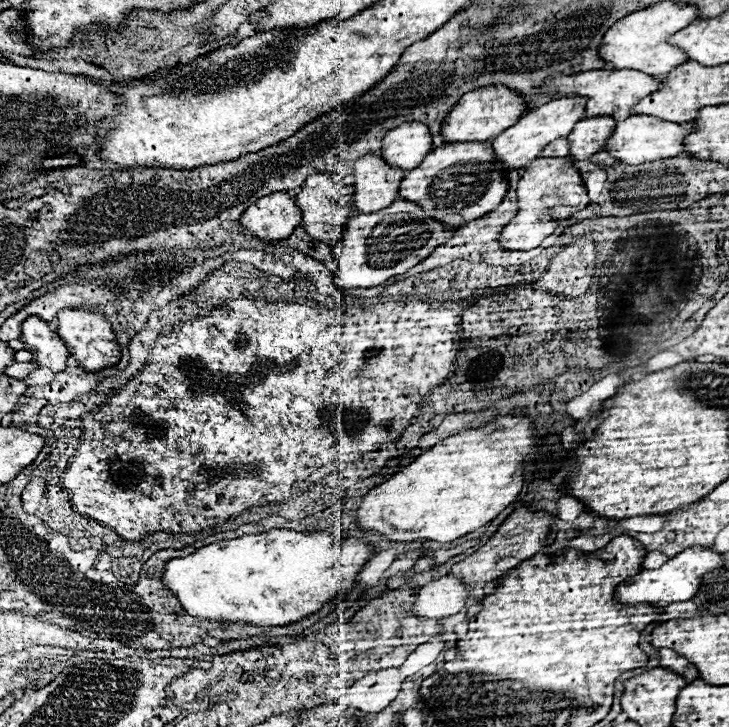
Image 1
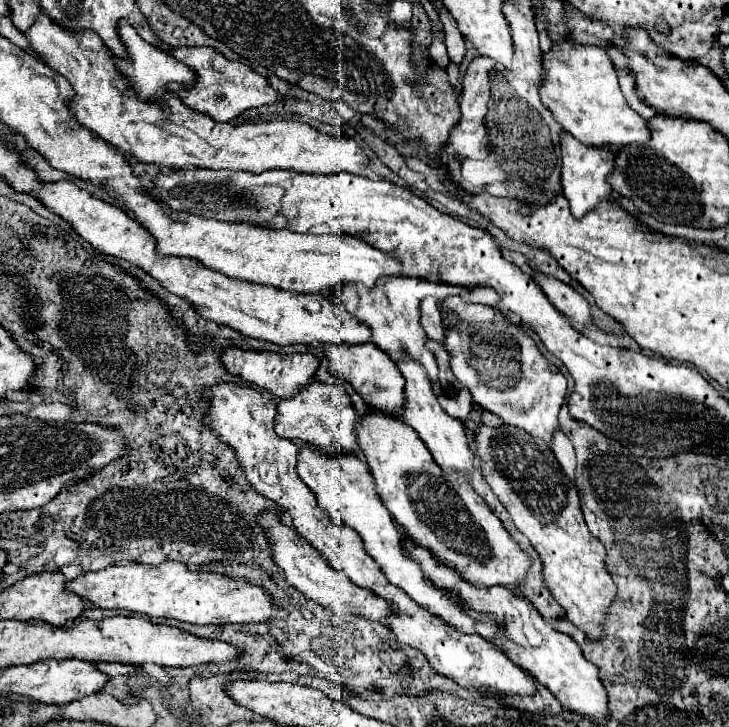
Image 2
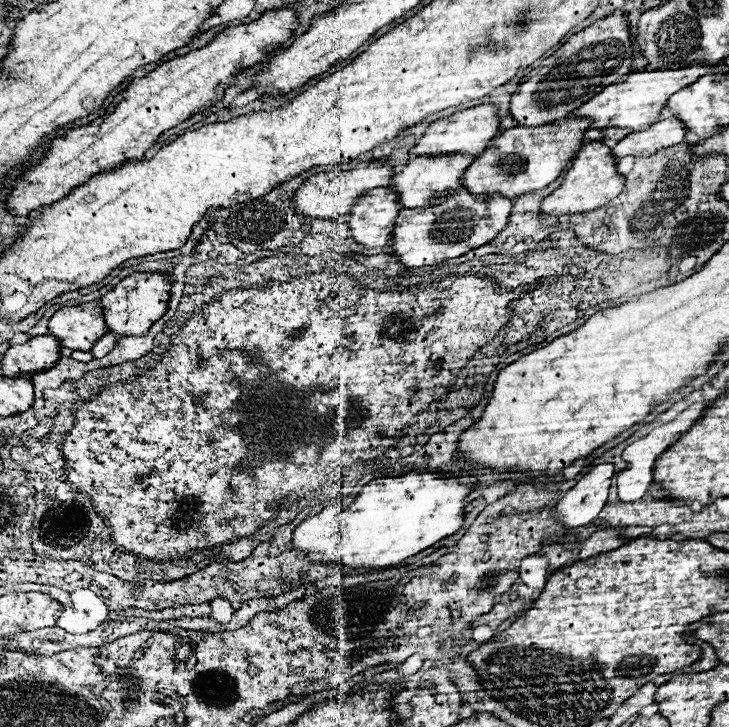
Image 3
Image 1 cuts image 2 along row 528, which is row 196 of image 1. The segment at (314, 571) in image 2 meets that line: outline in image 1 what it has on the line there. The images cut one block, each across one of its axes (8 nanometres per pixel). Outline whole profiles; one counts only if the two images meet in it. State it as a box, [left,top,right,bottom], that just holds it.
[240,192,302,240]

